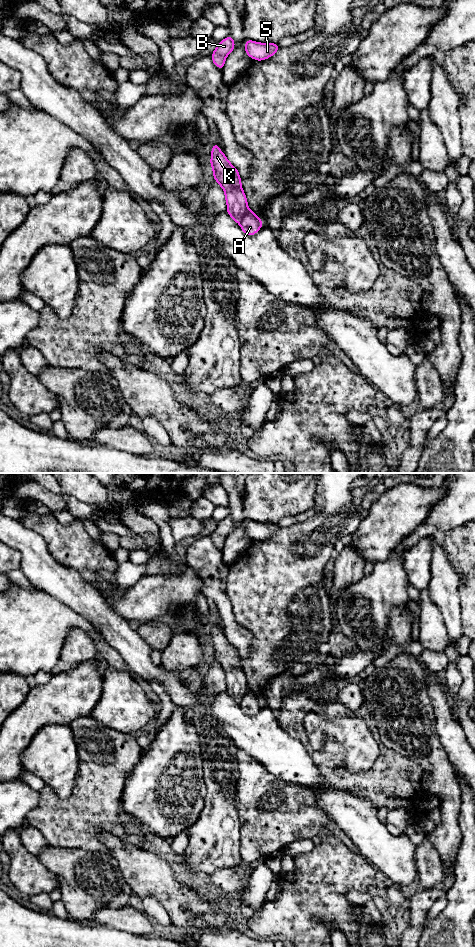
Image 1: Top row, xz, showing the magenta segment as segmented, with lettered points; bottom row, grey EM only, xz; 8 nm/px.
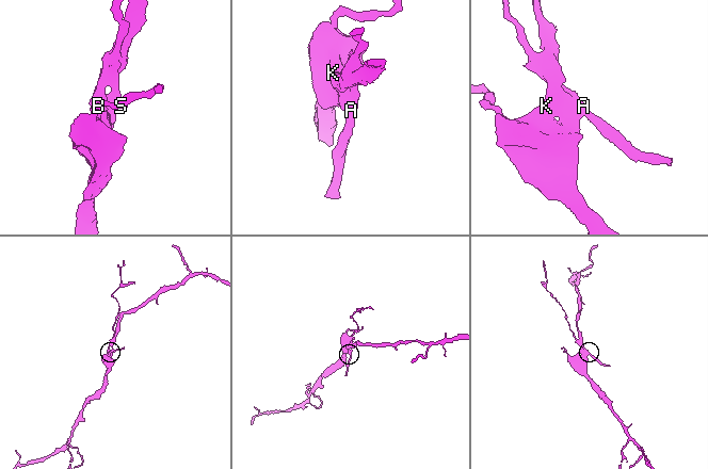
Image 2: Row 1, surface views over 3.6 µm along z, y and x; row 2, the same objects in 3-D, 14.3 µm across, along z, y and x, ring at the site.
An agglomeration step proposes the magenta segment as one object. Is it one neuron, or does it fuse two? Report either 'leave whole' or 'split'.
split

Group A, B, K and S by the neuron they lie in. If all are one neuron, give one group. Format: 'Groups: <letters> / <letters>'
Groups: A / B K S

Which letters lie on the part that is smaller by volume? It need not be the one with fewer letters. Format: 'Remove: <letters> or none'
Remove: A

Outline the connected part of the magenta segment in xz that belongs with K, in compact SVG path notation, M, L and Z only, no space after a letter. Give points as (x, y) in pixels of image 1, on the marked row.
M217 143L211 149L210 165L213 178L223 188L227 202L227 213L235 222L240 223L248 212L247 197L241 186L238 170L228 161Z

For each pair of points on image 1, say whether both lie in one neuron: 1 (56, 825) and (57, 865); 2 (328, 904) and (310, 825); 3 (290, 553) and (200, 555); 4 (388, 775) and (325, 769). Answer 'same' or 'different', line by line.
1: different
2: different
3: different
4: same

